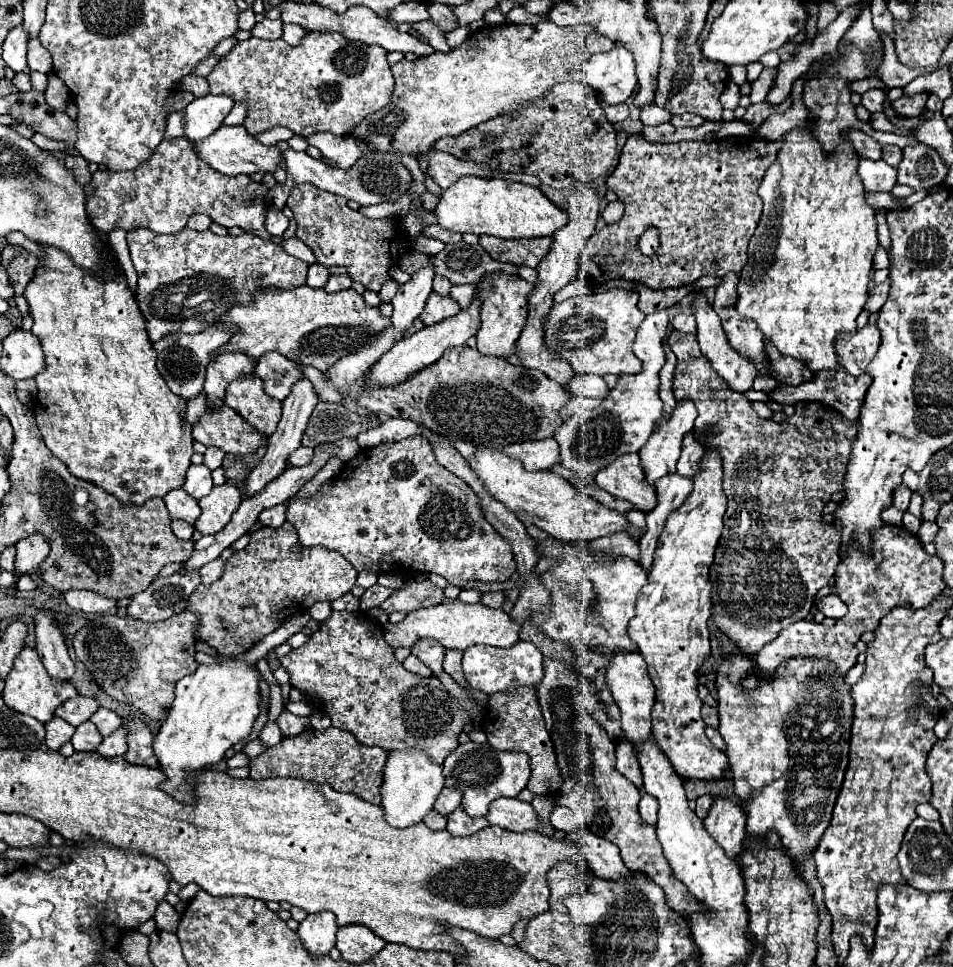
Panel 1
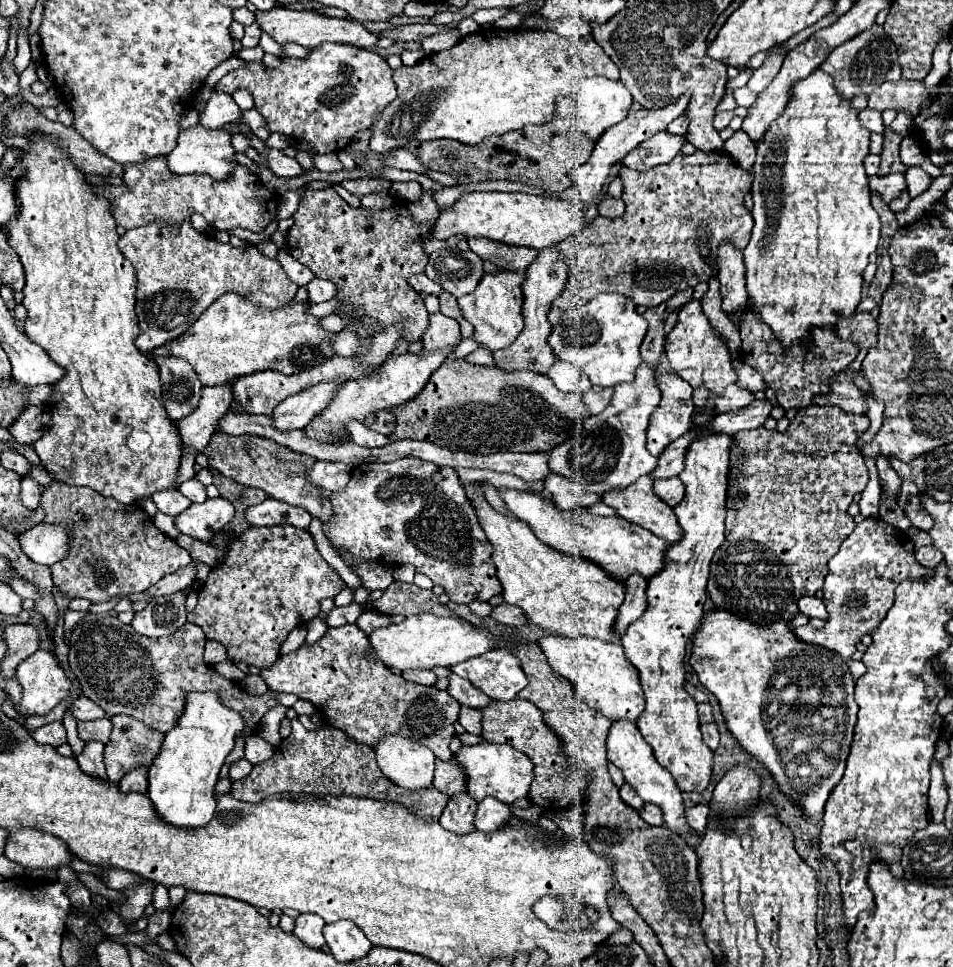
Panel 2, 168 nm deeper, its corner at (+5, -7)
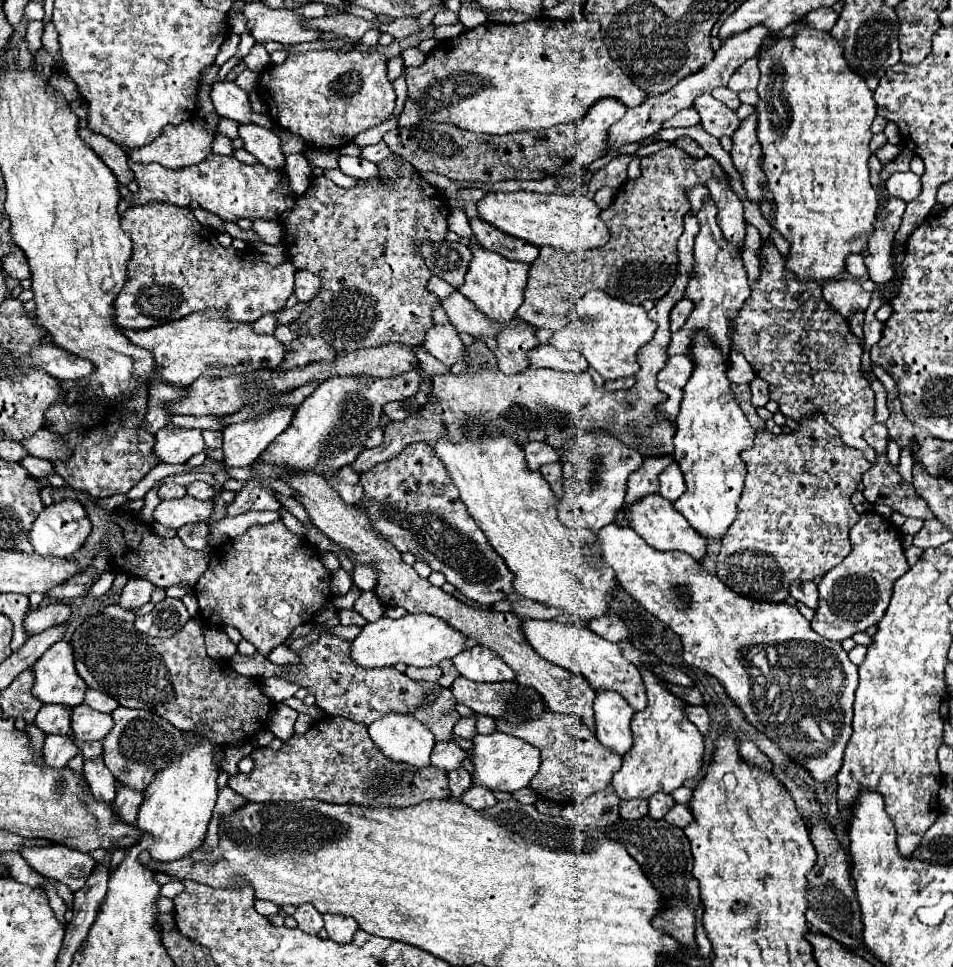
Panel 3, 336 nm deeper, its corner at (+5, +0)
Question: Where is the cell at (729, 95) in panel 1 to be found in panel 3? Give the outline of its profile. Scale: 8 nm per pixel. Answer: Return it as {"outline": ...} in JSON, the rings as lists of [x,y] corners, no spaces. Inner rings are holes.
{"outline":[[[701,95],[701,99],[697,99],[695,103],[695,109],[701,115],[703,129],[717,139],[725,135],[731,137],[741,125],[741,119],[737,117],[737,113],[725,107],[721,101],[717,101],[711,95]]]}

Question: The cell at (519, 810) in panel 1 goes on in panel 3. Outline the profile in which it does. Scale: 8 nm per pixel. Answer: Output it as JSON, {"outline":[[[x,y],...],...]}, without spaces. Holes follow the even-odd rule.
{"outline":[[[471,785],[463,795],[461,795],[461,803],[473,807],[473,809],[485,809],[485,807],[491,807],[491,803],[495,801],[493,793],[485,787],[479,787],[479,785]]]}

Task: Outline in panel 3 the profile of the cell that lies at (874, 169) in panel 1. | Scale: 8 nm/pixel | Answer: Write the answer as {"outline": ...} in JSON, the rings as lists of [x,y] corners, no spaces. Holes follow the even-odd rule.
{"outline":[[[907,171],[907,173],[893,173],[887,179],[887,191],[889,191],[889,195],[899,197],[905,203],[917,199],[917,195],[921,193],[921,189],[923,189],[921,179],[915,173],[911,173],[911,171]]]}

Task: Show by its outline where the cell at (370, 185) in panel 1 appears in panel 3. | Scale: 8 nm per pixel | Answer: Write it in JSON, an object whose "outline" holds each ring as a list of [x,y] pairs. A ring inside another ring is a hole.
{"outline":[[[241,123],[239,125],[239,137],[243,141],[243,147],[257,157],[259,163],[263,163],[269,169],[281,169],[285,167],[285,155],[281,153],[281,141],[279,137],[255,123]]]}

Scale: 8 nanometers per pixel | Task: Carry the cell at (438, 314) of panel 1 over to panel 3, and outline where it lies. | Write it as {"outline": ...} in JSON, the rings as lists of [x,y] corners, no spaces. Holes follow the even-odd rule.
{"outline":[[[451,323],[431,327],[431,331],[425,337],[423,347],[433,357],[437,357],[441,363],[445,363],[447,367],[451,367],[463,359],[463,343],[459,339],[459,333],[453,331]]]}

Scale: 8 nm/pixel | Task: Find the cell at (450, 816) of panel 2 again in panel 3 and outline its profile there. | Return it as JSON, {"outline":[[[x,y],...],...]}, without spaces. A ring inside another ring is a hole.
{"outline":[[[453,769],[449,771],[449,789],[451,789],[451,797],[459,799],[463,791],[467,791],[471,787],[471,775],[465,769]]]}

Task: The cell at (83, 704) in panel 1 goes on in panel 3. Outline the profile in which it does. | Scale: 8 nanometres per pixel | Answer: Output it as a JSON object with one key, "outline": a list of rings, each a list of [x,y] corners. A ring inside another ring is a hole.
{"outline":[[[89,689],[85,693],[85,703],[89,707],[93,707],[95,711],[101,711],[101,713],[113,713],[119,707],[119,703],[113,697],[109,697],[101,691],[95,691],[95,689]]]}

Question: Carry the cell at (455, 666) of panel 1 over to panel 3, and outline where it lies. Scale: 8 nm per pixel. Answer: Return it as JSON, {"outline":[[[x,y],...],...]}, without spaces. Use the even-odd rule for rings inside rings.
{"outline":[[[459,677],[451,687],[457,703],[467,705],[477,715],[489,715],[493,719],[503,719],[507,723],[525,723],[529,719],[539,719],[545,713],[545,703],[541,695],[531,687],[521,687],[515,681],[499,681],[499,683],[477,683],[465,677]]]}

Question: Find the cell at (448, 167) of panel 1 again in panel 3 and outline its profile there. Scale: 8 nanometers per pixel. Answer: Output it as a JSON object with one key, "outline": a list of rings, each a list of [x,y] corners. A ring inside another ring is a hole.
{"outline":[[[385,141],[381,143],[375,143],[375,145],[367,145],[367,147],[361,147],[361,157],[371,161],[371,163],[379,163],[383,159],[387,159],[393,151],[385,145]]]}

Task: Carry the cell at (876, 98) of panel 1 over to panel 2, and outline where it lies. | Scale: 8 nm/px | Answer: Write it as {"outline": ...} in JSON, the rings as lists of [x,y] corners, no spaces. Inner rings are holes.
{"outline":[[[871,108],[861,110],[861,112],[859,112],[859,120],[861,120],[861,124],[863,124],[867,130],[871,130],[871,132],[883,134],[883,130],[885,130],[881,114],[879,114],[879,112],[875,112],[875,110],[871,110]]]}

